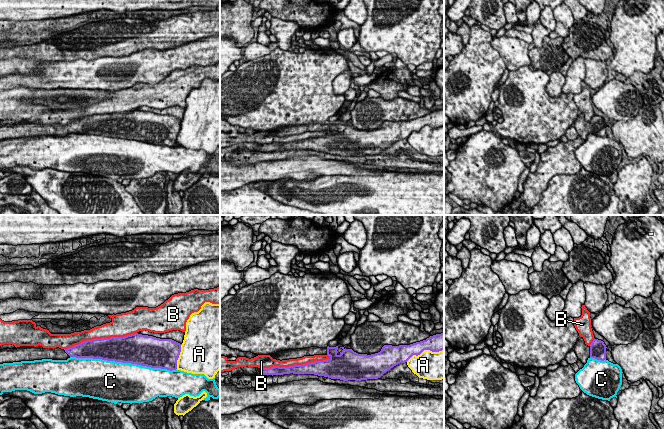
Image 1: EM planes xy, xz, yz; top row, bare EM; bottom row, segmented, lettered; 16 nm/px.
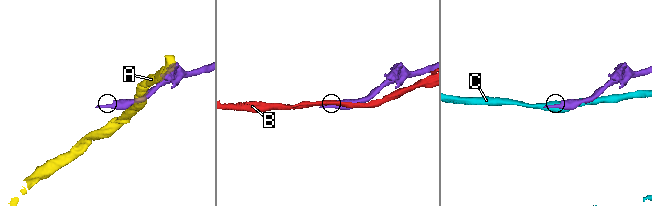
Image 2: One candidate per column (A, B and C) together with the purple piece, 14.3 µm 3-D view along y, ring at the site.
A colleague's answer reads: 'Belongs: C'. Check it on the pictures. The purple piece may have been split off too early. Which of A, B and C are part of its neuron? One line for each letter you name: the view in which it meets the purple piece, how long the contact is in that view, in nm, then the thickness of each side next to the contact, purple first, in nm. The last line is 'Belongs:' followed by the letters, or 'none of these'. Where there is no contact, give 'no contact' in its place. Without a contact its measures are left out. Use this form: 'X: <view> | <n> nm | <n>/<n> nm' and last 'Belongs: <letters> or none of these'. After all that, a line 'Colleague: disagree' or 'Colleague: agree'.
Belongs: none of these
Colleague: disagree

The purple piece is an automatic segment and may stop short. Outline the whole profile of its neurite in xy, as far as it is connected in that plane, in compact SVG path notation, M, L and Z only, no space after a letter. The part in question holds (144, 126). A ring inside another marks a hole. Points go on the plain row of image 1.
M142 110L83 117L67 125L20 122L0 126L0 140L42 135L93 134L151 144L177 145L180 119Z

